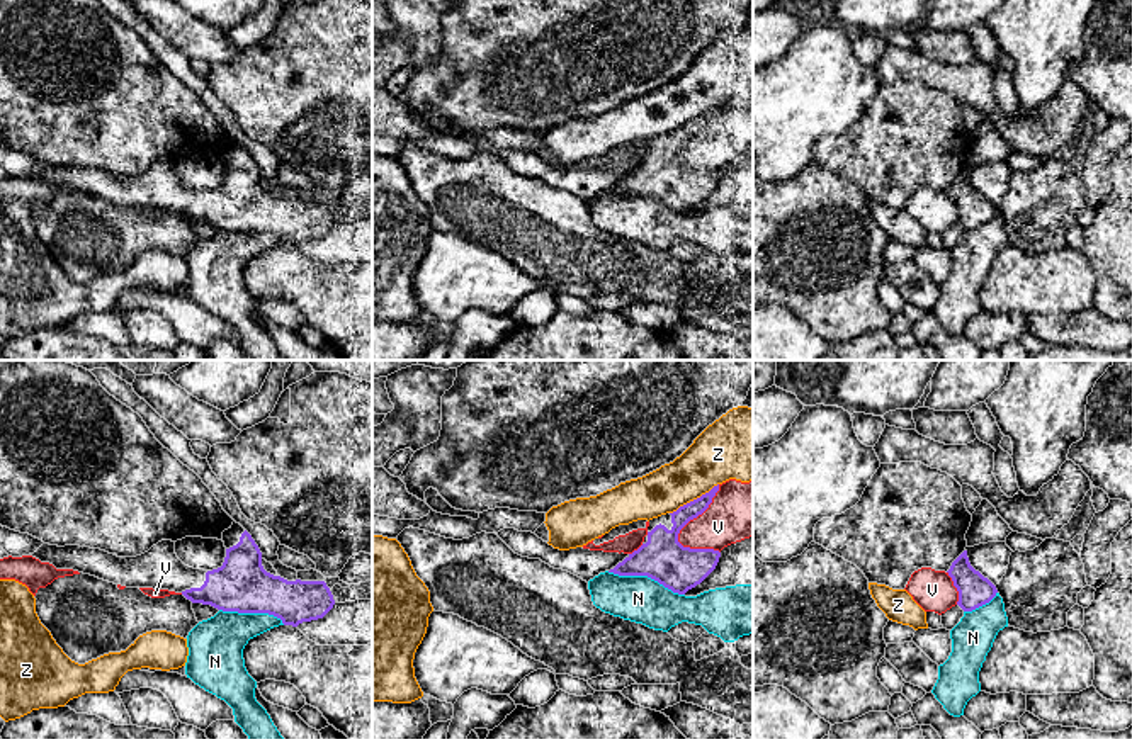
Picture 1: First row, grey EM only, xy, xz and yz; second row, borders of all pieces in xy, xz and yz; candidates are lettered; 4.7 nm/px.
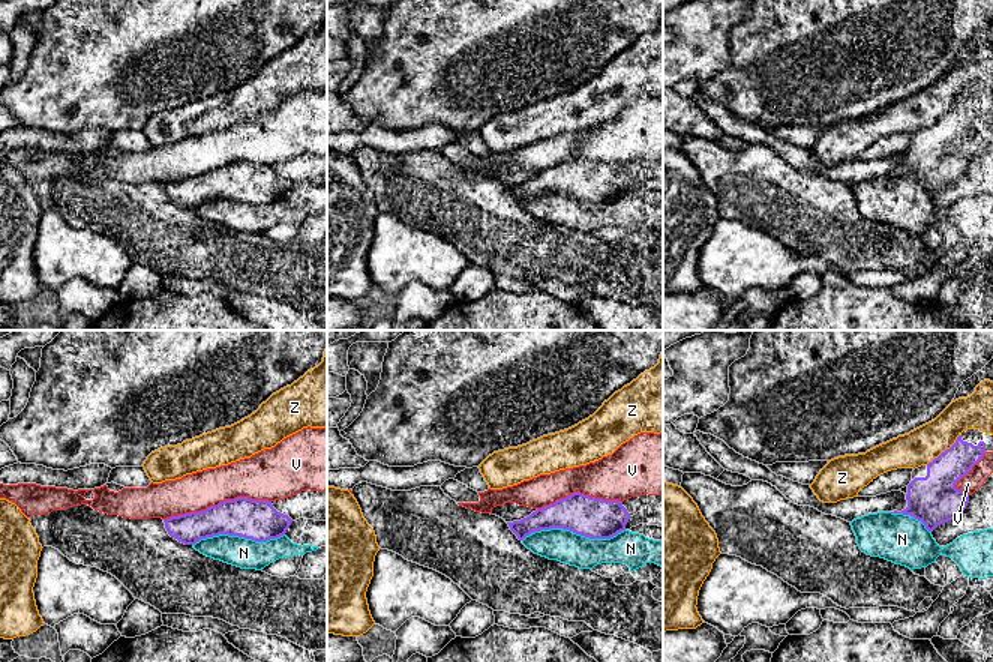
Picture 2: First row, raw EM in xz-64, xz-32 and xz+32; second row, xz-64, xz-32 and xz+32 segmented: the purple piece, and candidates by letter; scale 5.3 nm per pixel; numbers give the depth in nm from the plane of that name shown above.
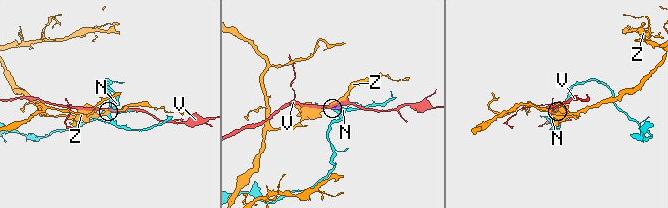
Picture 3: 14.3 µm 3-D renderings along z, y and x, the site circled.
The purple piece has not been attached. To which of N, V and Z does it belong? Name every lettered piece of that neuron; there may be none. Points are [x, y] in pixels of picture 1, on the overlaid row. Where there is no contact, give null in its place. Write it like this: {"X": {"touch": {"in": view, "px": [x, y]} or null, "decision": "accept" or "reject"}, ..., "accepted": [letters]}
{"N": {"touch": {"in": "xz", "px": [646, 575]}, "decision": "reject"}, "V": {"touch": {"in": "xz", "px": [696, 517]}, "decision": "reject"}, "Z": {"touch": {"in": "xz", "px": [694, 500]}, "decision": "reject"}, "accepted": []}

